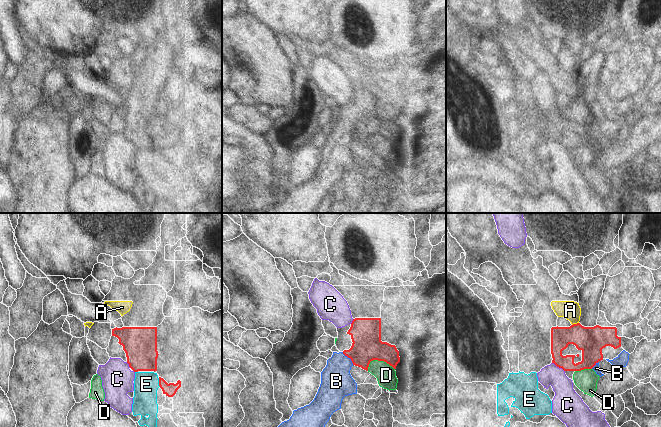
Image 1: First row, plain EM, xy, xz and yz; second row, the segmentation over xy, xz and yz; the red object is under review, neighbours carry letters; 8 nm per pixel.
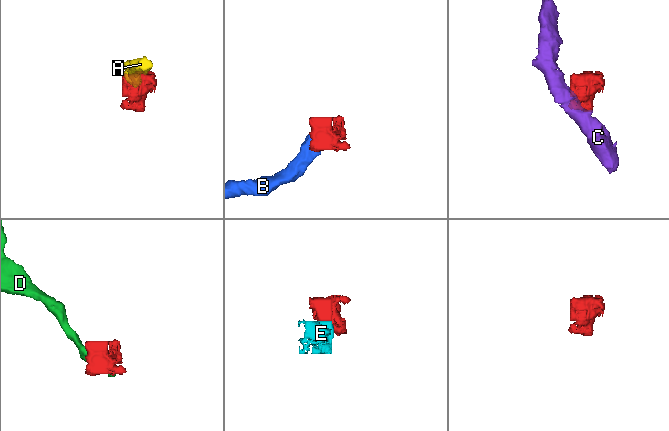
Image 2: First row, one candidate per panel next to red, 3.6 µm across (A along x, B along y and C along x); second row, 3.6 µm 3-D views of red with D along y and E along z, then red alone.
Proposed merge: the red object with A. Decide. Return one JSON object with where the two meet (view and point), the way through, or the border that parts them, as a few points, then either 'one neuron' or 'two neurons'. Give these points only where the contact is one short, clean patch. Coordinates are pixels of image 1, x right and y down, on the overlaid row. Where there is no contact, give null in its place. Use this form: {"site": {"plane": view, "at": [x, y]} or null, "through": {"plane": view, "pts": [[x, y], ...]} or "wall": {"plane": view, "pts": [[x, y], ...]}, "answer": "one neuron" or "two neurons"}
{"site": {"plane": "yz", "at": [575, 324]}, "wall": {"plane": "yz", "pts": [[578, 322], [572, 325]]}, "answer": "two neurons"}

